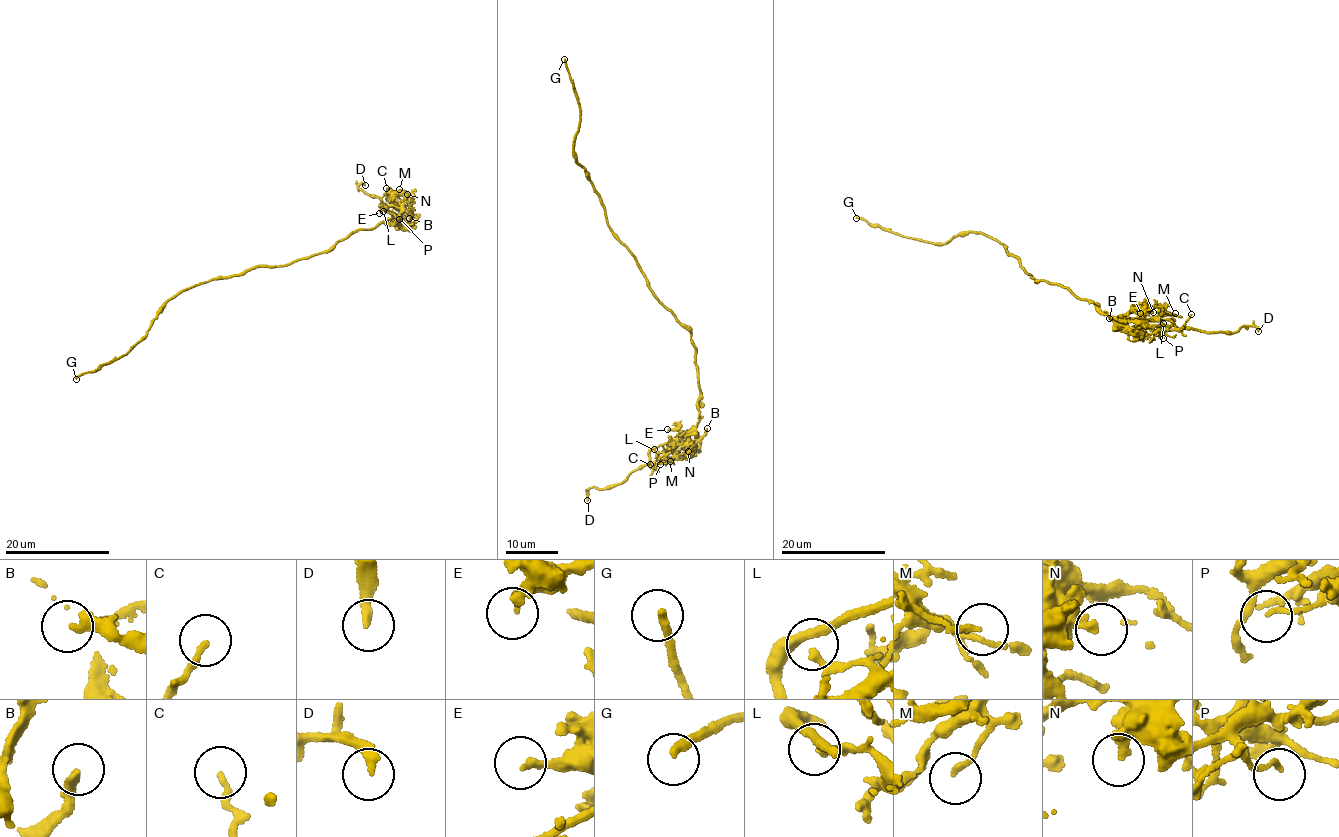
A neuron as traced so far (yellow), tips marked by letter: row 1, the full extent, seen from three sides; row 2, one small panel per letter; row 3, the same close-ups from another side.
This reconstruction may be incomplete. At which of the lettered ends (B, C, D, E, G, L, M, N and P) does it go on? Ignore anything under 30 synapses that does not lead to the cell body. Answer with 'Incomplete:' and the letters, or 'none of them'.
Incomplete: D

